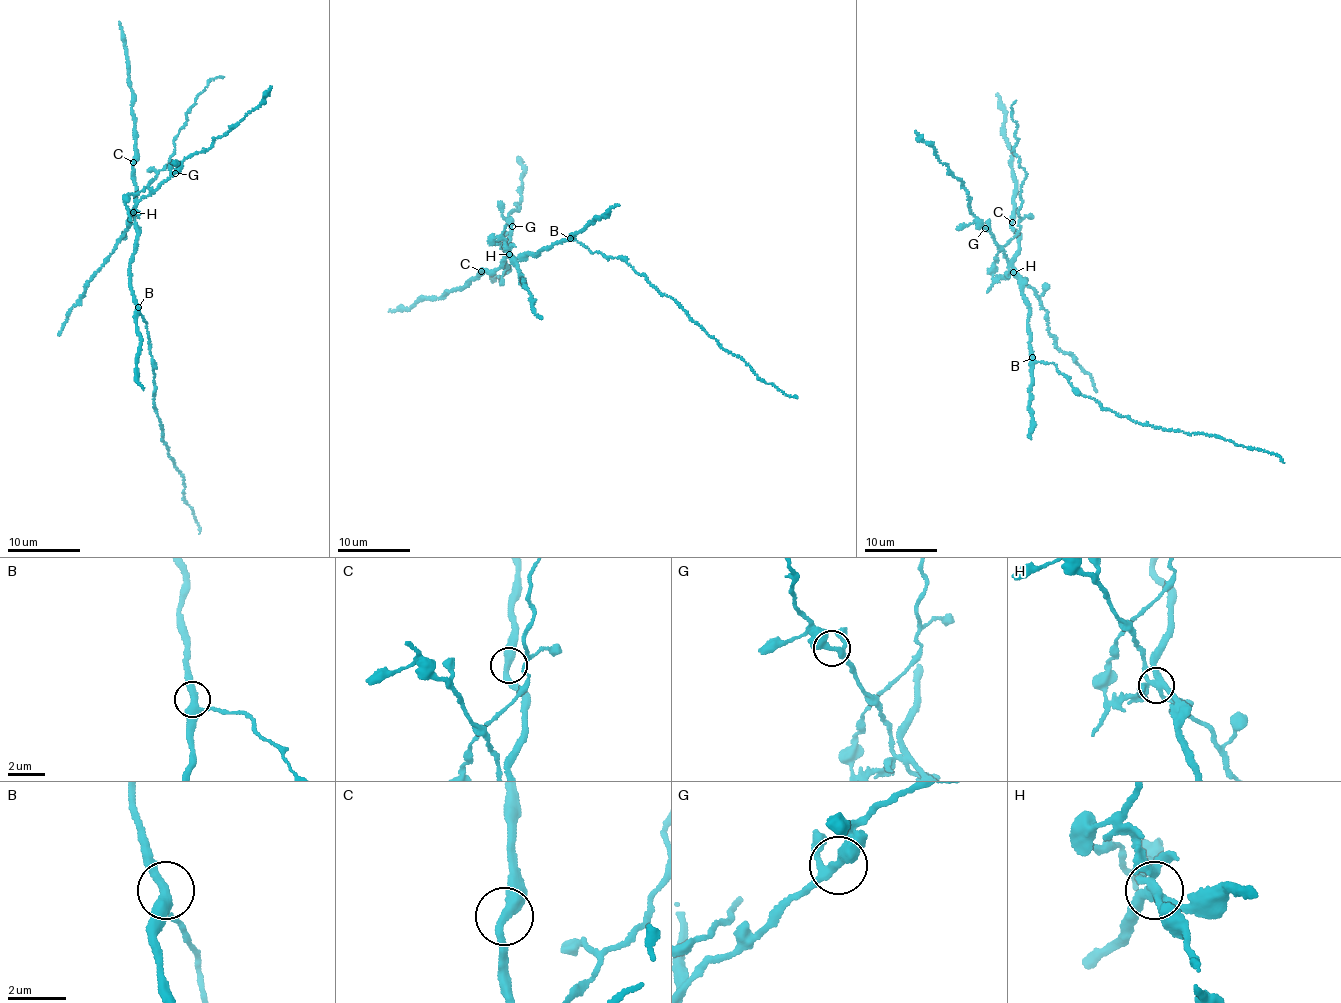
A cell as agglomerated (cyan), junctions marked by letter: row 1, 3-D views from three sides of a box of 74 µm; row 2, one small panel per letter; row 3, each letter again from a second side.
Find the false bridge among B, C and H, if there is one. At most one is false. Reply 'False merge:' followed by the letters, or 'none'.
False merge: H

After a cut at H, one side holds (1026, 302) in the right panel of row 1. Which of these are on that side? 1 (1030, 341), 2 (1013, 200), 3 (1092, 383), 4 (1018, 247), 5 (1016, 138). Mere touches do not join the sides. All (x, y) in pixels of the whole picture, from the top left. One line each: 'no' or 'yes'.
1: yes
2: yes
3: no
4: yes
5: no

